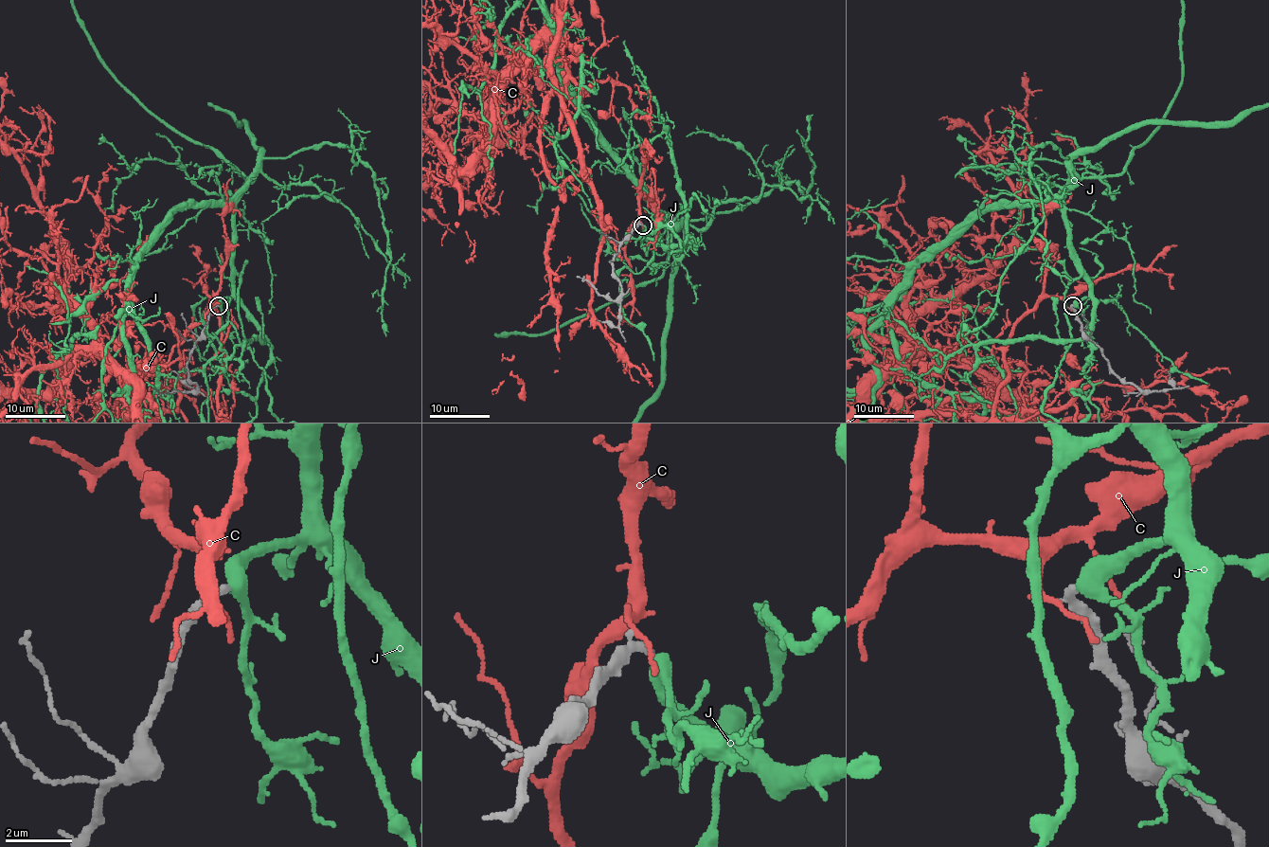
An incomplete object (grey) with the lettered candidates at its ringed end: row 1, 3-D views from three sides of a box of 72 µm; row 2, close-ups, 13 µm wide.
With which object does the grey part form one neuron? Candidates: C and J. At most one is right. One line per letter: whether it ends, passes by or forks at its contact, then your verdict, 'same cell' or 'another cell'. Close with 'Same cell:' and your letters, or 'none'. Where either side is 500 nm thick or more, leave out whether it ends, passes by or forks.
C: it passes by; another cell
J: it passes by; same cell
Same cell: J

